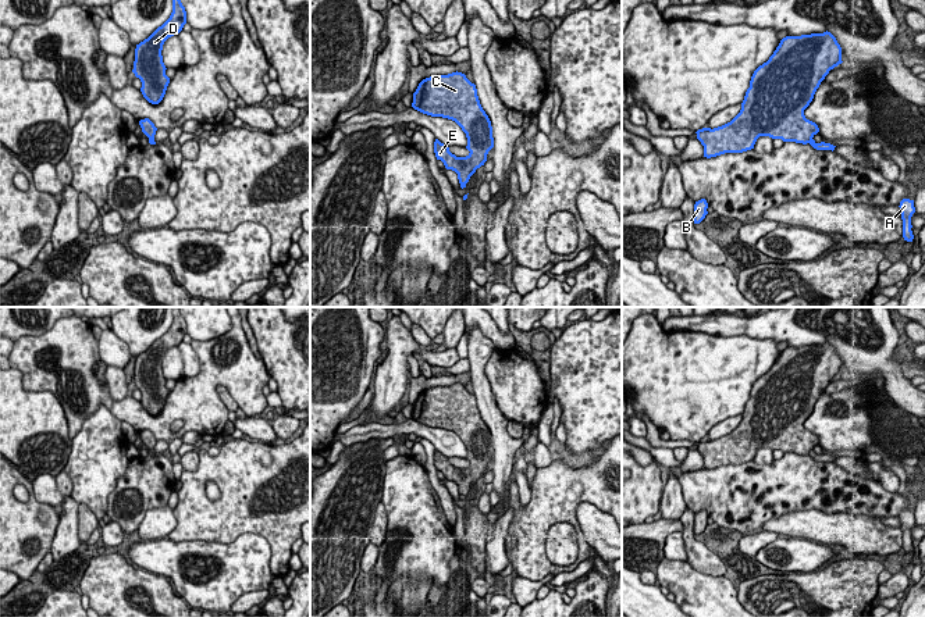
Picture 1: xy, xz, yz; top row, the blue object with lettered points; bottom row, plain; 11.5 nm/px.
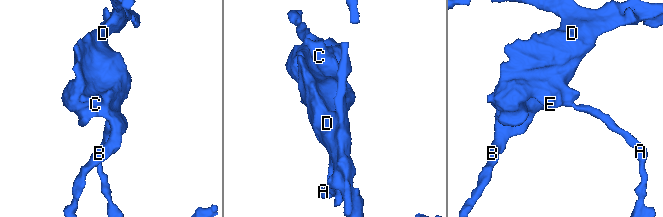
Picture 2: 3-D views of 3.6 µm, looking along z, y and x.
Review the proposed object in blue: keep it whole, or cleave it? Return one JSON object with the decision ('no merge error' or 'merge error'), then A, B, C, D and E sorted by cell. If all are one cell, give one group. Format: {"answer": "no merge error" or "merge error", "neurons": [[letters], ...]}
{"answer": "merge error", "neurons": [["A"], ["B", "C", "D", "E"]]}

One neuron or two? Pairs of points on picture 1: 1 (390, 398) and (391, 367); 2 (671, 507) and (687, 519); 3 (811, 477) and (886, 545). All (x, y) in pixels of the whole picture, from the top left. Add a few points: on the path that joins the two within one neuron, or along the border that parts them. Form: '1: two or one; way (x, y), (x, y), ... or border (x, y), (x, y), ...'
1: one; way (390, 391), (391, 374)
2: two; border (686, 507), (679, 519)
3: two; border (821, 510), (826, 513), (863, 513), (878, 519)

